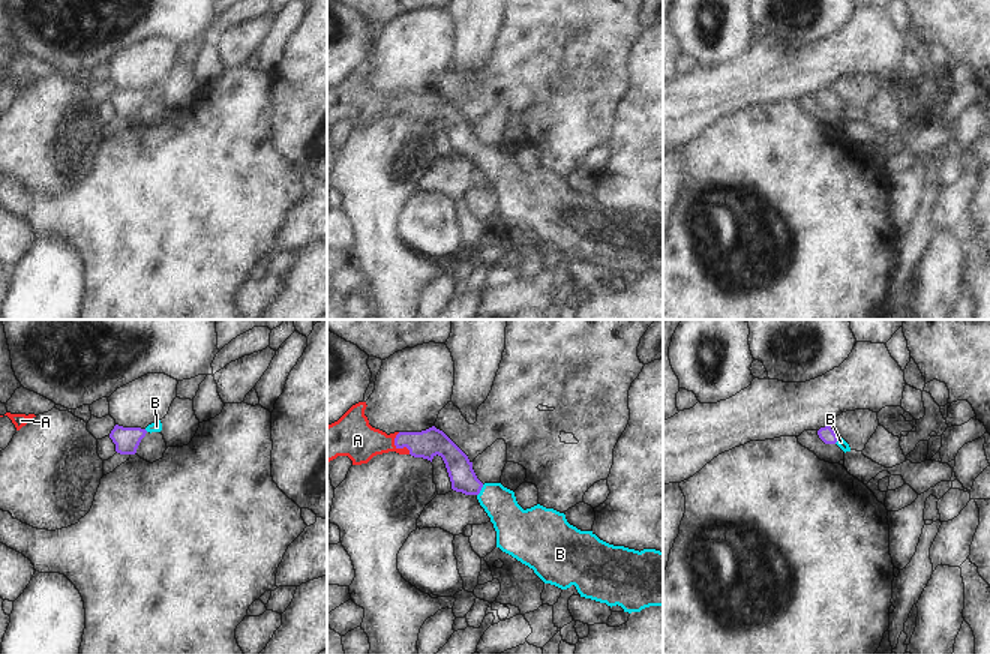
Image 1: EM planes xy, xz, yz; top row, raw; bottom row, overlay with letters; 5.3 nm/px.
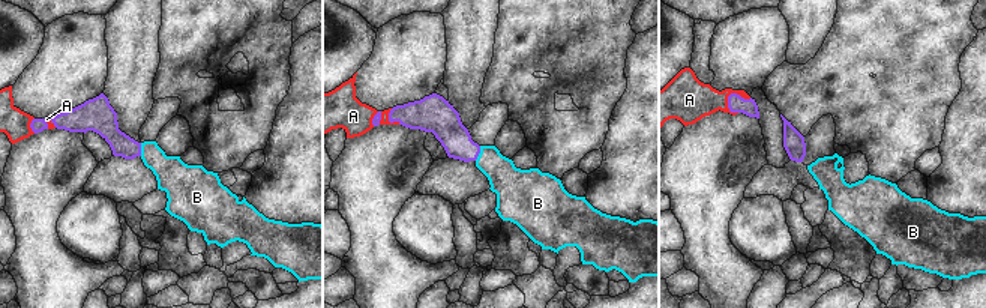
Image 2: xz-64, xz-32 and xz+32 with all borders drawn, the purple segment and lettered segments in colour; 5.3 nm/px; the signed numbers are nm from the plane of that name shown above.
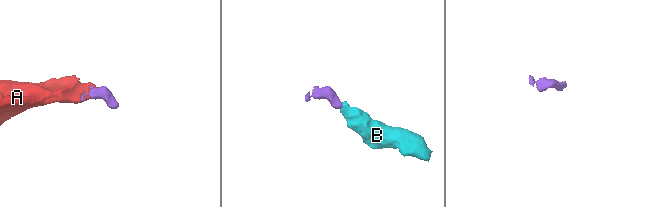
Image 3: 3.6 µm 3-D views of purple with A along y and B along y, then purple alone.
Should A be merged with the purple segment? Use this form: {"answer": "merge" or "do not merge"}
{"answer": "merge"}

